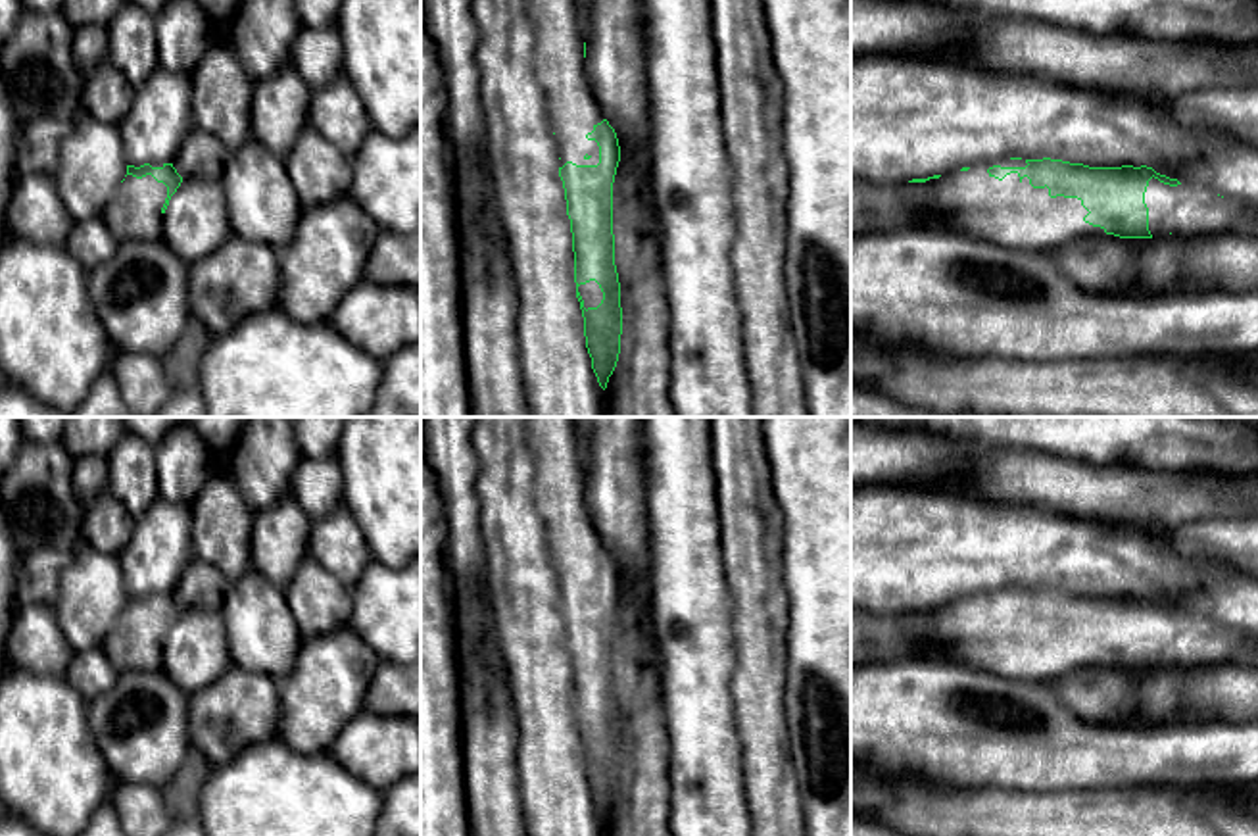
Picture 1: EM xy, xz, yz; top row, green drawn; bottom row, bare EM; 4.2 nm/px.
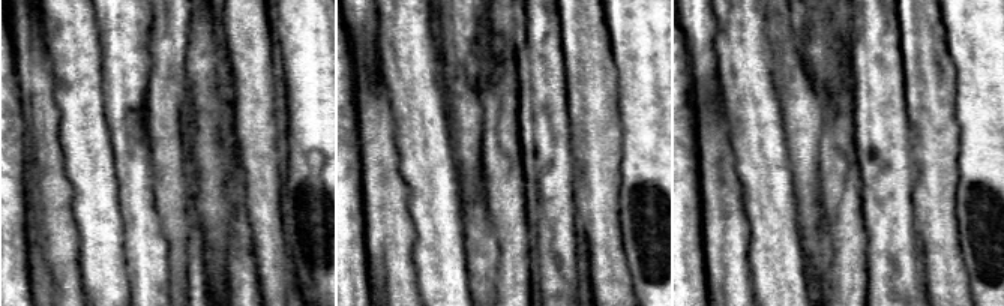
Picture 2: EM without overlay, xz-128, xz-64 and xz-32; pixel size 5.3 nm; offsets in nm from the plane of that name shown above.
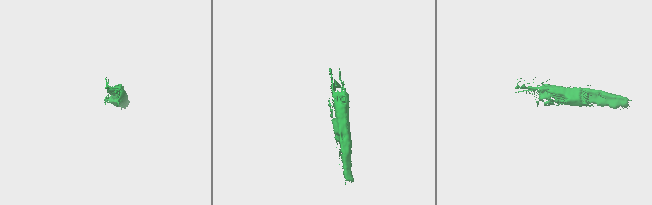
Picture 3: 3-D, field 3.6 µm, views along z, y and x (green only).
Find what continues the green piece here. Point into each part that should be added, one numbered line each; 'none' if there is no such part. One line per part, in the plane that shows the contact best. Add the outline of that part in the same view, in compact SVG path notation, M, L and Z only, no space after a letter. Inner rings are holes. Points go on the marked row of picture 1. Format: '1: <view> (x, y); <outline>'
1: xz (556, 369); M472 0L486 163L519 294L520 381L532 417L607 417L576 298L559 152L536 73L526 0Z

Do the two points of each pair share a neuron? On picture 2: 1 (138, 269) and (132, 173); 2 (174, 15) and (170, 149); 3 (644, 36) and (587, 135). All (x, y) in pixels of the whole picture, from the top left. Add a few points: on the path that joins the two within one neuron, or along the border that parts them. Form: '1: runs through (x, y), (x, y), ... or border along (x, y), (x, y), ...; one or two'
1: runs through (138, 245), (137, 197); one
2: runs through (168, 48), (168, 116); one
3: border along (611, 48), (617, 71), (617, 111), (622, 117); two

